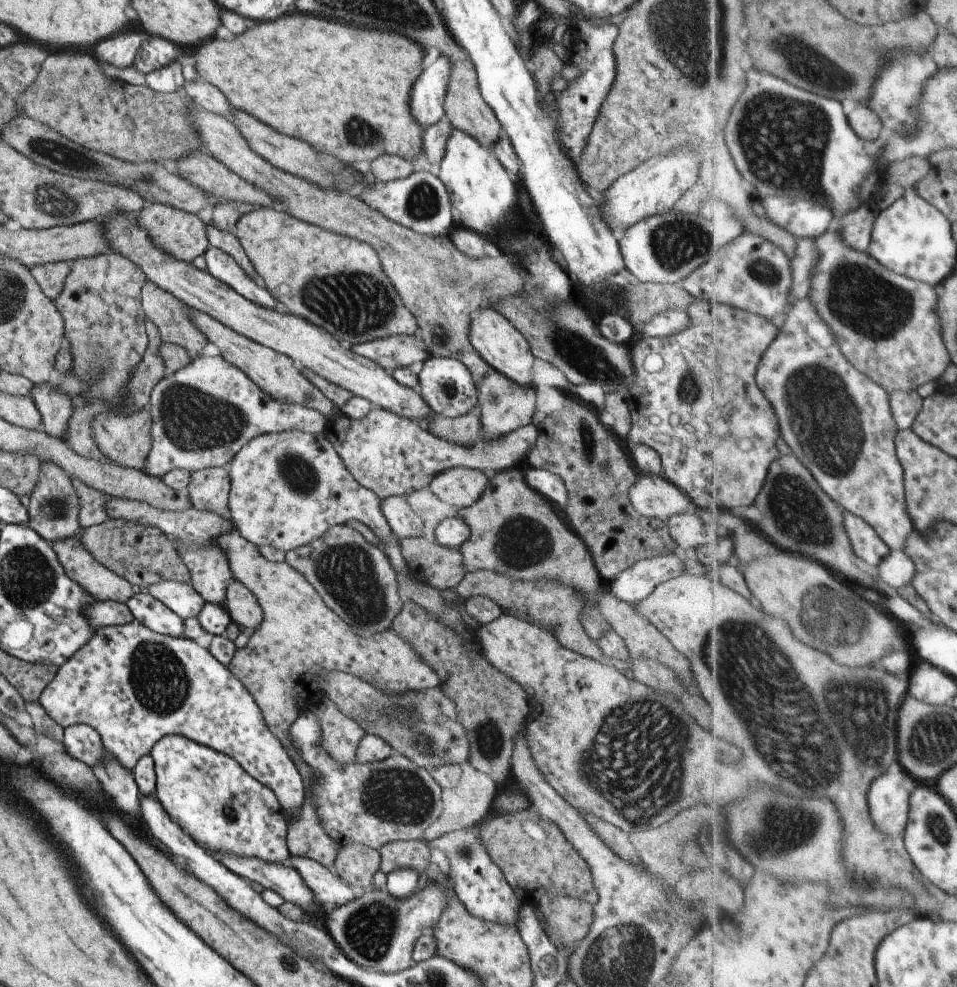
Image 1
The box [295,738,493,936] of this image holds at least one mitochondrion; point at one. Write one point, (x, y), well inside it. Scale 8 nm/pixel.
(394, 796)

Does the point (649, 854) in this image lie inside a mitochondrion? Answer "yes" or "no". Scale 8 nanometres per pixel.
no

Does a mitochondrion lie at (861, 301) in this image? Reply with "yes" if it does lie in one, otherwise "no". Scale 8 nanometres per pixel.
yes

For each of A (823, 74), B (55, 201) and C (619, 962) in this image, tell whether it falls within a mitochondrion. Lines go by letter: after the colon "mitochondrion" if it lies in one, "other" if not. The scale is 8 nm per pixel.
A: mitochondrion
B: mitochondrion
C: mitochondrion

